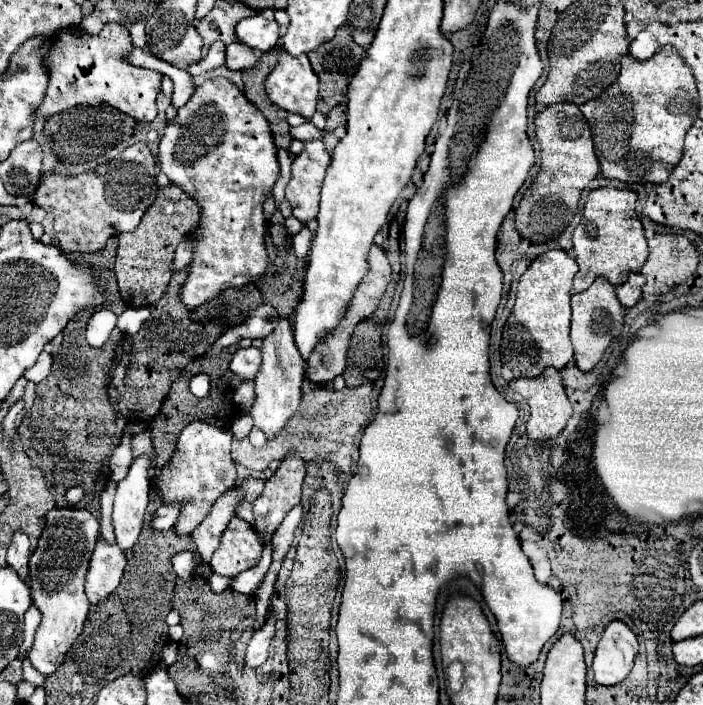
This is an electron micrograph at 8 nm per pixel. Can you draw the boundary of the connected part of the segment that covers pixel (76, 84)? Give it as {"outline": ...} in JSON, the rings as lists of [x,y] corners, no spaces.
{"outline":[[[107,22],[99,34],[77,32],[71,28],[61,30],[51,40],[47,52],[47,76],[49,88],[45,102],[37,108],[33,122],[45,122],[67,108],[79,104],[107,104],[115,110],[131,116],[133,120],[151,122],[157,116],[155,98],[161,92],[163,74],[147,68],[133,66],[127,56],[135,48],[129,30],[119,22]]]}

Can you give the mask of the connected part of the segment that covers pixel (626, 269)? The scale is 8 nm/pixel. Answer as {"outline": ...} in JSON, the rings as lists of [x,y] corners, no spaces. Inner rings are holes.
{"outline":[[[597,188],[587,196],[583,218],[573,232],[573,252],[579,272],[573,280],[575,292],[587,290],[595,278],[605,276],[613,286],[625,284],[631,272],[639,272],[649,256],[641,220],[635,212],[637,194],[623,188]]]}

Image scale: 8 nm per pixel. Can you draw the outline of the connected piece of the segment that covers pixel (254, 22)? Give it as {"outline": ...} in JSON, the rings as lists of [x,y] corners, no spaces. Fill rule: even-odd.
{"outline":[[[257,12],[255,16],[243,18],[237,24],[237,36],[243,44],[261,50],[261,52],[269,52],[279,44],[281,38],[281,30],[277,26],[275,20],[269,20],[265,14]]]}

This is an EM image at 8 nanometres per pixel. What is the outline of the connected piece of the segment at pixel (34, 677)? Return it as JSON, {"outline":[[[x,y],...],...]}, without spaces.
{"outline":[[[25,654],[23,660],[25,660],[25,662],[23,662],[23,678],[25,678],[27,682],[31,682],[33,686],[43,686],[43,684],[45,684],[45,676],[41,676],[37,670],[33,670],[27,654]]]}

